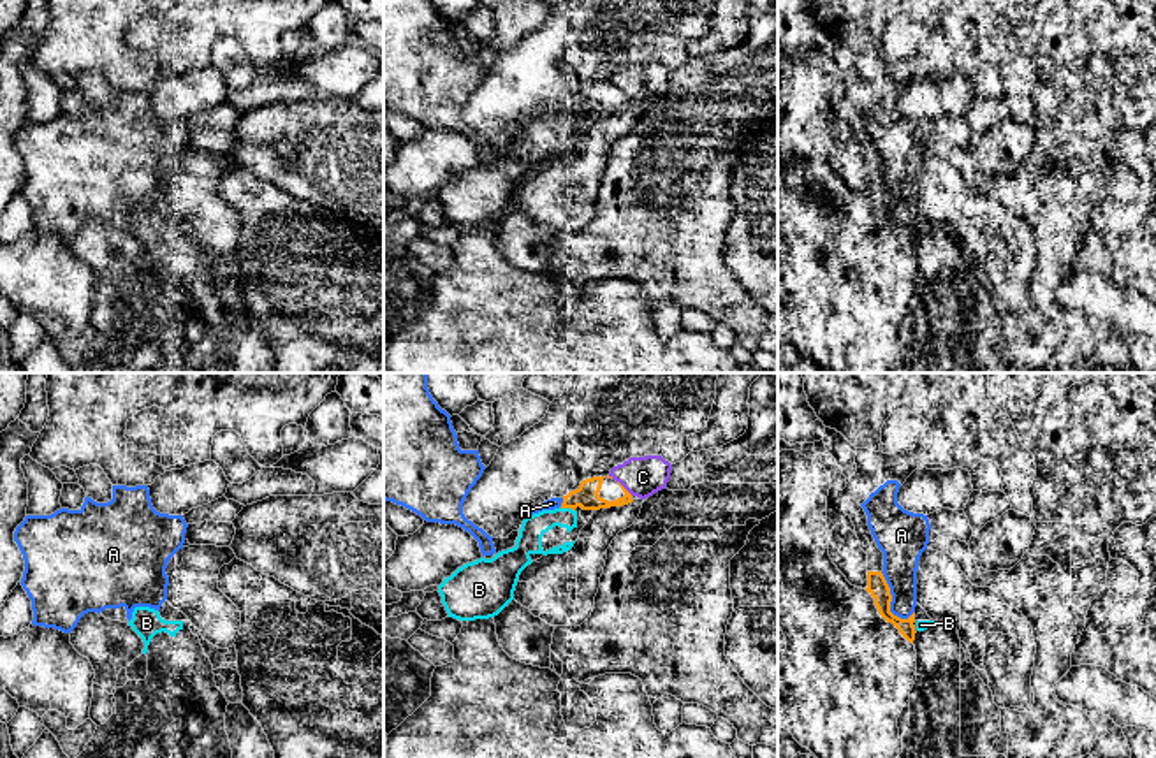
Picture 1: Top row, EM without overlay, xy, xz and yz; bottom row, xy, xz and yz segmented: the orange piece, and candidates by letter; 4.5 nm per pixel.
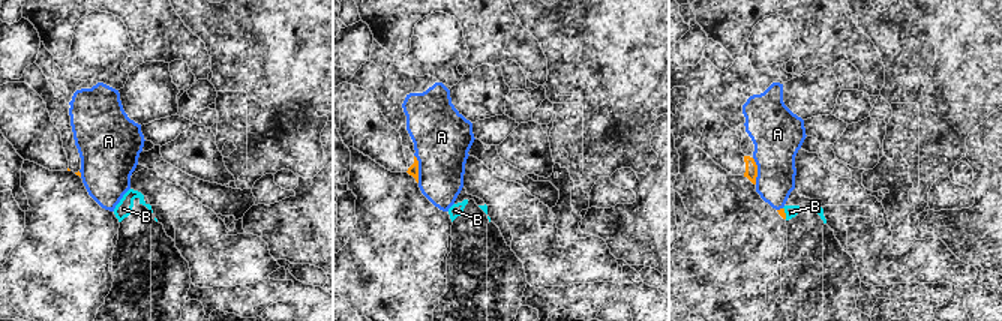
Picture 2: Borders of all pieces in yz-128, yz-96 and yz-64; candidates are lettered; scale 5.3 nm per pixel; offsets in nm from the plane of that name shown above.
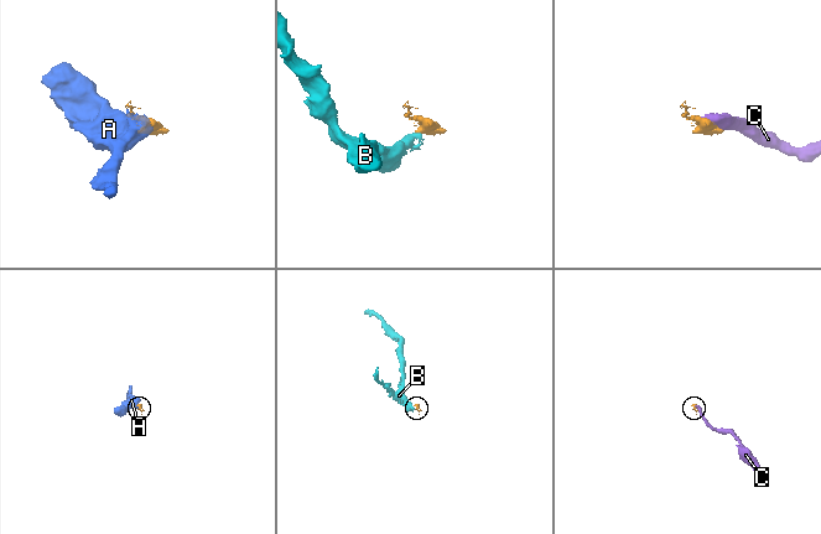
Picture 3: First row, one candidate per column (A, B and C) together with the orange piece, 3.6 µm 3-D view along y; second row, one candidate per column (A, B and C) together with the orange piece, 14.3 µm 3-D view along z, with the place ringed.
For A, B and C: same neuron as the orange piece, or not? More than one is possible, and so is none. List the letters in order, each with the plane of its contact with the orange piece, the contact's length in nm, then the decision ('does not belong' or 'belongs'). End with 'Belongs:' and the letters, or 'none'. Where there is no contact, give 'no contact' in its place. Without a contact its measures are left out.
A: yz | 260 nm | does not belong
B: xz | 70 nm | does not belong
C: xz | 100 nm | does not belong
Belongs: none

